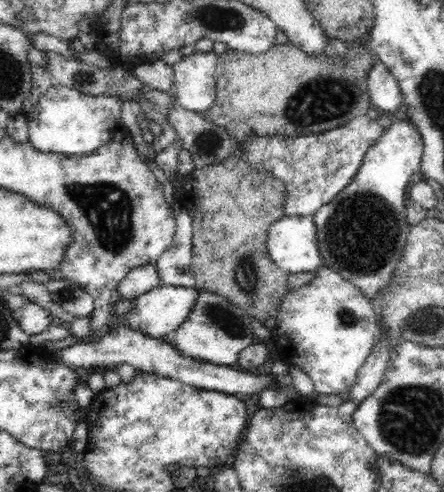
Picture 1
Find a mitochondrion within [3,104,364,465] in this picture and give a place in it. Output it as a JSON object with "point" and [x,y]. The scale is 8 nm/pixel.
{"point":[110,210]}

